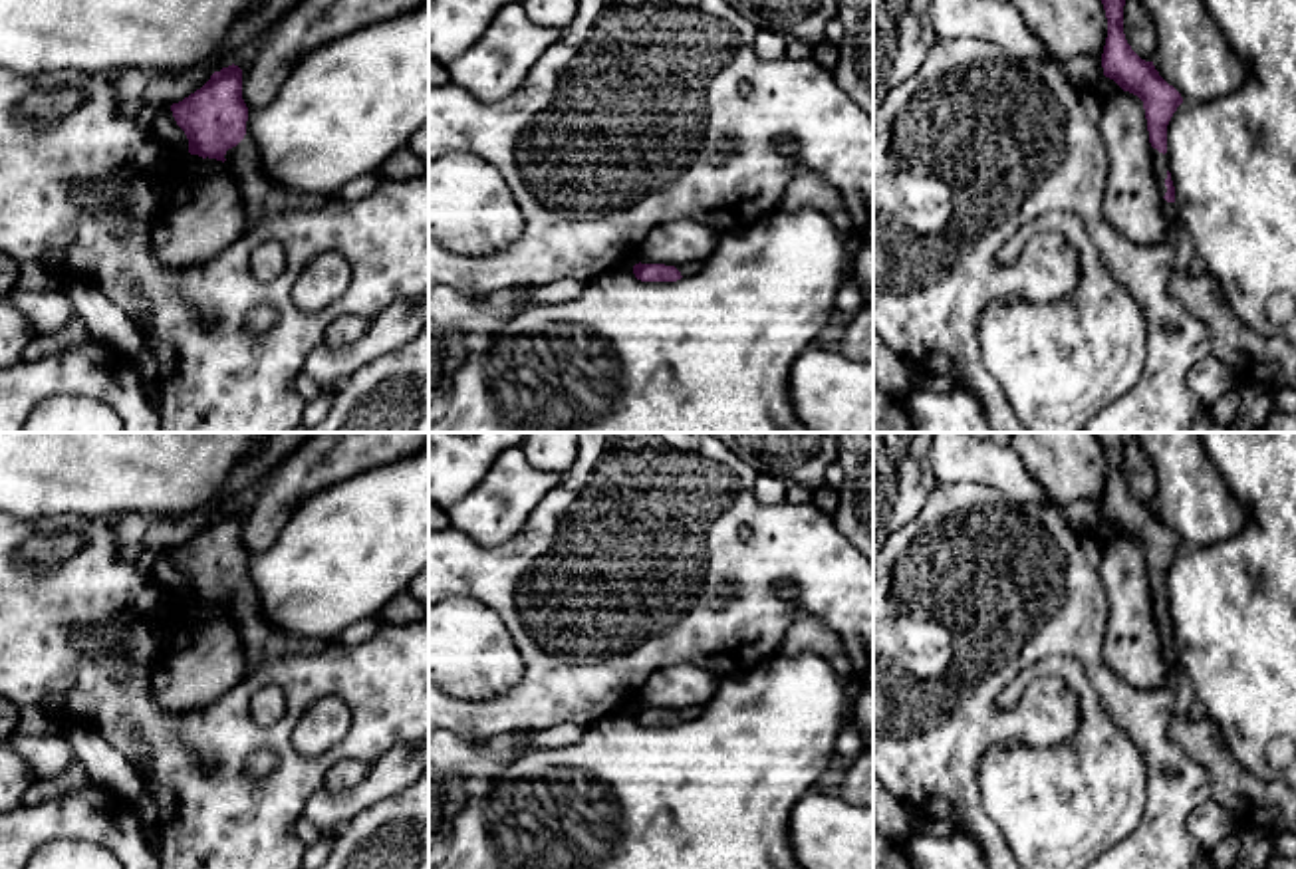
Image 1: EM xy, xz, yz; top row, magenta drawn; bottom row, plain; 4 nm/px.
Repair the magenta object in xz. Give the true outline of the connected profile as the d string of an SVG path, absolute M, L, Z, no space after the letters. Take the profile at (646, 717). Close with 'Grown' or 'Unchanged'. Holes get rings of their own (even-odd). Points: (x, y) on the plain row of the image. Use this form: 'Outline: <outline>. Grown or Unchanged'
Outline: M705 704L687 706L683 710L665 710L665 708L635 708L633 718L641 726L677 726L681 722L691 722L701 716Z. Grown

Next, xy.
Outline: M238 510L214 516L200 534L173 548L171 556L189 583L191 607L208 601L228 609L238 625L248 671L282 655L314 655L331 647L325 639L284 633L266 619L258 591L246 577L248 552Z. Grown

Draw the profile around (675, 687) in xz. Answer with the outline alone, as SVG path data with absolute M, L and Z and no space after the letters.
M679 663L655 671L637 692L641 708L683 710L701 706L716 692L720 679L701 665Z

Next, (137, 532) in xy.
M198 510L185 518L147 514L125 514L117 518L119 556L127 561L139 559L145 552L173 550L200 534L214 514Z

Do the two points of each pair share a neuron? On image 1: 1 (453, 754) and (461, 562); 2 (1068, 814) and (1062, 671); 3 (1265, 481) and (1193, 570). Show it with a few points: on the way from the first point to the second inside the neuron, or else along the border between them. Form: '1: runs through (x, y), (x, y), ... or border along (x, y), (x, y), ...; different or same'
1: border along (449, 731), (461, 737), (483, 739), (501, 735); different
2: runs through (1090, 778), (1090, 705); same
3: runs through (1267, 510), (1267, 530), (1223, 570); same

